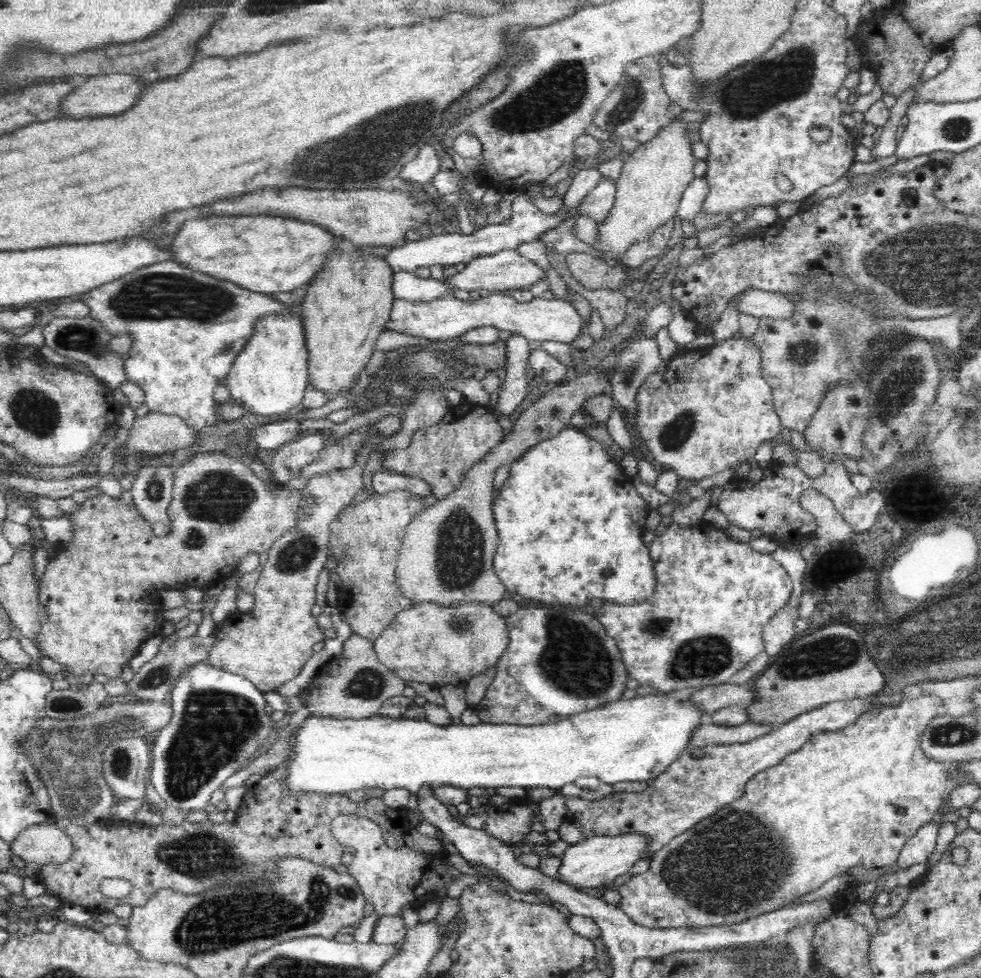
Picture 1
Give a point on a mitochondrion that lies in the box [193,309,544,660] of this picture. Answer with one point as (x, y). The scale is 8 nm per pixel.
(459, 560)

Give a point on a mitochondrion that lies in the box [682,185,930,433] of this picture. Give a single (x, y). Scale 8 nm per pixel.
(901, 376)

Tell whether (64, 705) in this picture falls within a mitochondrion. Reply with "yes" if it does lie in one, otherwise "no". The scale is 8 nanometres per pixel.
yes

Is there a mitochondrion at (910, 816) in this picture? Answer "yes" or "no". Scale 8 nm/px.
no

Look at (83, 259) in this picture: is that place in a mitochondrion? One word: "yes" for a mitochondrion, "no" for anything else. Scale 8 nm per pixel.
no

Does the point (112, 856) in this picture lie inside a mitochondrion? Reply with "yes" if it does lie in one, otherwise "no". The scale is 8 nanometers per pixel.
no

